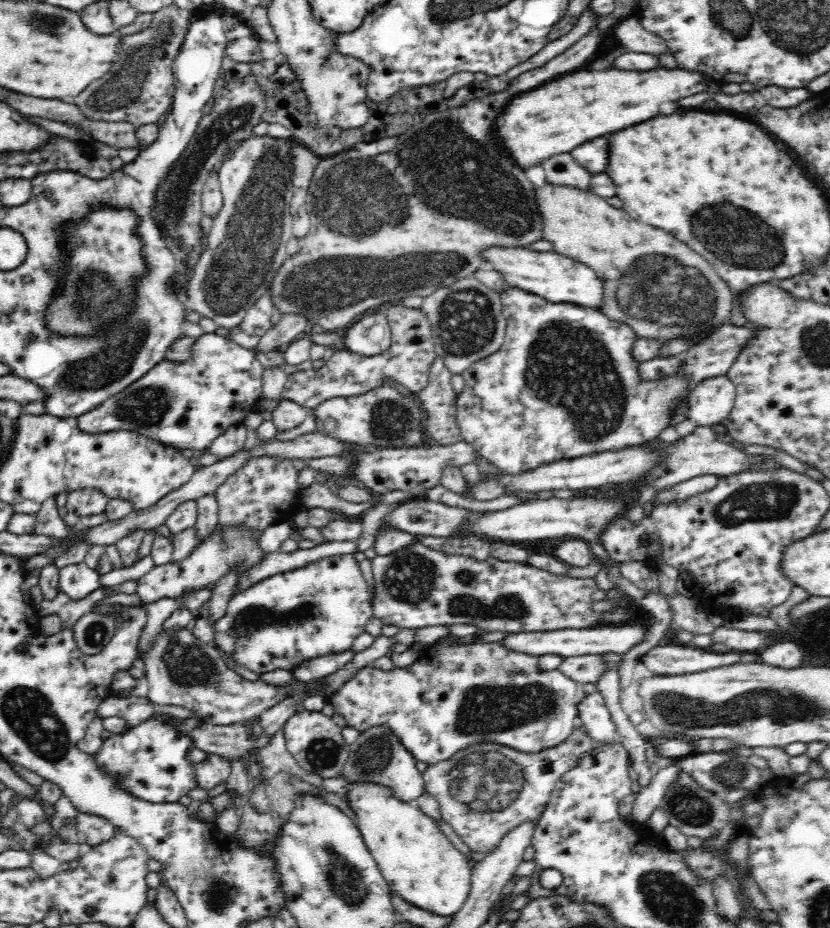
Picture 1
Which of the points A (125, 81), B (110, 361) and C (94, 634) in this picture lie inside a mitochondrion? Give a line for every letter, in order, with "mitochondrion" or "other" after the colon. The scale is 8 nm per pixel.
A: mitochondrion
B: mitochondrion
C: mitochondrion

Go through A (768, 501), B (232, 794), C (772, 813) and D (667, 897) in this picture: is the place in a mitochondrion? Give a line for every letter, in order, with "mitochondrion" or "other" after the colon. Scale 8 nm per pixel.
A: mitochondrion
B: other
C: other
D: mitochondrion

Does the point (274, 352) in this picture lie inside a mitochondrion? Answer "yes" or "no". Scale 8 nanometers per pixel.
no

